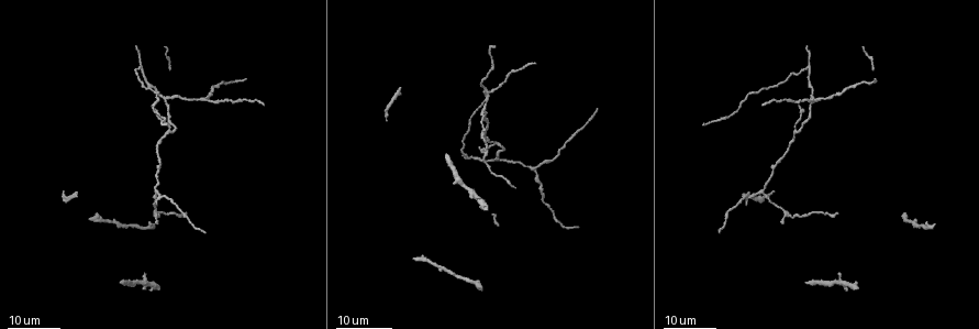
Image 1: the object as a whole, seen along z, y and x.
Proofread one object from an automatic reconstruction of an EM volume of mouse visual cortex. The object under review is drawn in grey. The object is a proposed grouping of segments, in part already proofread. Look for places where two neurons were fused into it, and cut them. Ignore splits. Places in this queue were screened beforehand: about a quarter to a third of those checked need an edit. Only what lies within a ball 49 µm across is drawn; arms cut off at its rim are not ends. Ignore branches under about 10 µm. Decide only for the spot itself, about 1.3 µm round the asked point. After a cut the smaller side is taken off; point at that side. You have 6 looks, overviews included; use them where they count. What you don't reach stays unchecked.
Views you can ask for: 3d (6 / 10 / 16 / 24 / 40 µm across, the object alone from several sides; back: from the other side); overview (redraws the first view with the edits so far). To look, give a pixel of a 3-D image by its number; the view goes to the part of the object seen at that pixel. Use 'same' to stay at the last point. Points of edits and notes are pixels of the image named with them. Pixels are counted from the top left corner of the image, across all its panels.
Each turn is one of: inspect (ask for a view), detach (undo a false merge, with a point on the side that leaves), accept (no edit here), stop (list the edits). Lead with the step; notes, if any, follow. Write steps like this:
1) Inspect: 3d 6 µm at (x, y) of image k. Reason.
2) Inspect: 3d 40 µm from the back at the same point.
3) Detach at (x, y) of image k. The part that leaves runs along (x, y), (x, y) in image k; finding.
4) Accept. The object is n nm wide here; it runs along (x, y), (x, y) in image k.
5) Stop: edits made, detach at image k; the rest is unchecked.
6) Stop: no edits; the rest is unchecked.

Inspect: 3d 24 µm at (760, 193) of image 1. Three arms meet.

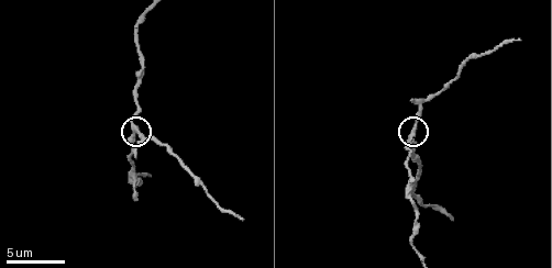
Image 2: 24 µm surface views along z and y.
Inspect: 3d 6 µm at (413, 132) of image 2.

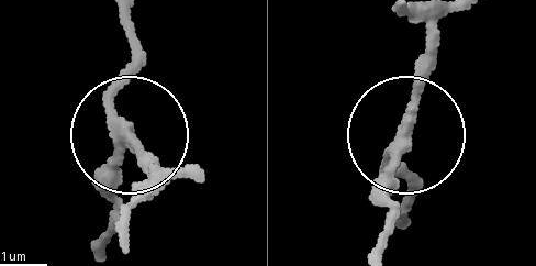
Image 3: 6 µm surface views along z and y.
Accept. All the same neuron.

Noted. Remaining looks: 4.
Inspect: 3d 24 µm at (544, 201) of image 1. Thick turns thin.

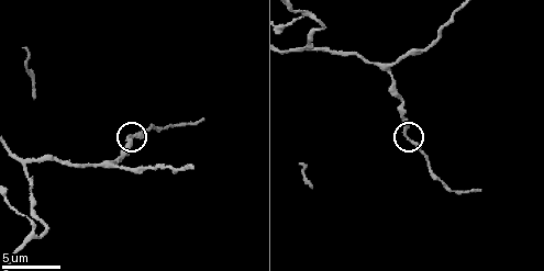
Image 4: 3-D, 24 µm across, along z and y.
Inspect: 3d 6 µm at (403, 134) of image 4.

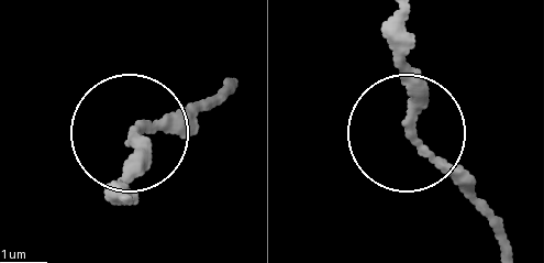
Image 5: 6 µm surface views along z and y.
Accept. The object is 250 nm wide here; it runs along (392, 20), (409, 139), (499, 241) in image 5; continuous, no second neuron.

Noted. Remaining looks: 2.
Inspect: 3d 16 µm at (111, 163) of image 4.

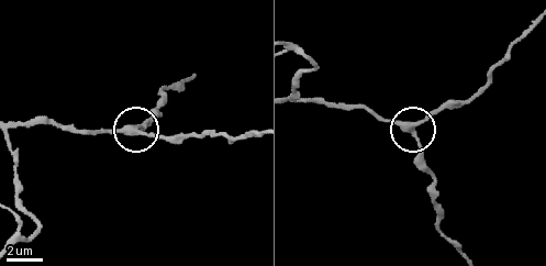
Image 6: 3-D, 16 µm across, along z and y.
Accept. The object is 300 nm wide here; it runs along (17, 128), (52, 124), (65, 129), (132, 129), (166, 137) in image 6; continuous, no second neuron.

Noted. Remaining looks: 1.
Stop: no edits; the rest is unchecked.

